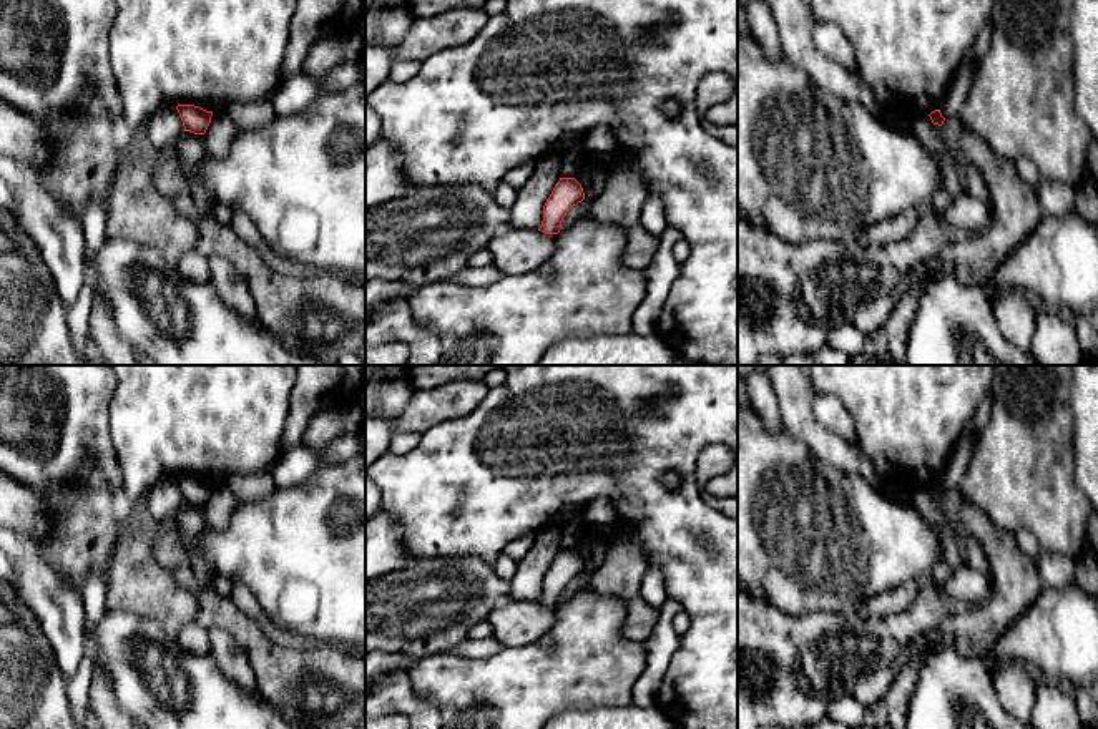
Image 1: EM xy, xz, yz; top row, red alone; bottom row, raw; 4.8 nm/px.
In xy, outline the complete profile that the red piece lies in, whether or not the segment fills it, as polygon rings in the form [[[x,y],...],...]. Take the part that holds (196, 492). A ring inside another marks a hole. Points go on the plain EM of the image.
[[[178,477],[176,482],[181,488],[184,503],[191,503],[194,506],[206,505],[211,495],[213,483],[206,483],[194,477]]]

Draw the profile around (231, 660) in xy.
[[[223,628],[209,631],[209,654],[231,681],[249,692],[257,692],[256,676],[246,653]]]

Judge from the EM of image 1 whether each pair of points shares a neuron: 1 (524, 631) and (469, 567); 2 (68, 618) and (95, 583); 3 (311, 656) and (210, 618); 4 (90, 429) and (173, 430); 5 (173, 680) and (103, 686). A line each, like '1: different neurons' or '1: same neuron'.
1: different neurons
2: different neurons
3: same neuron
4: different neurons
5: different neurons

